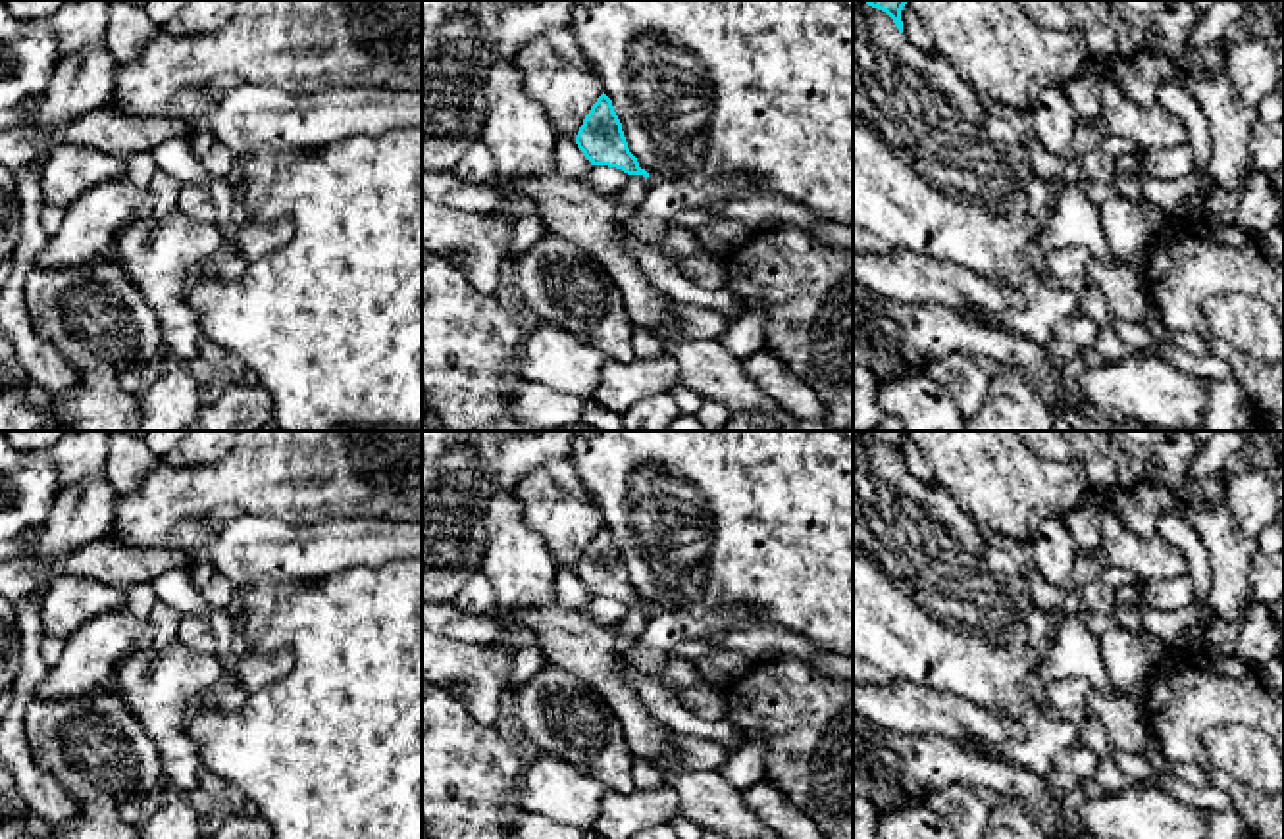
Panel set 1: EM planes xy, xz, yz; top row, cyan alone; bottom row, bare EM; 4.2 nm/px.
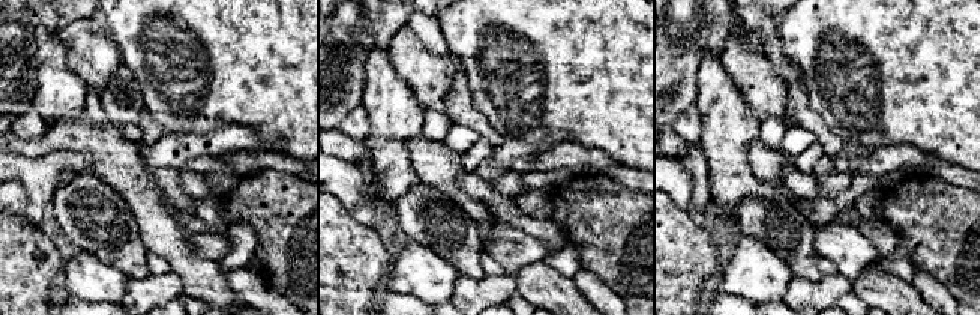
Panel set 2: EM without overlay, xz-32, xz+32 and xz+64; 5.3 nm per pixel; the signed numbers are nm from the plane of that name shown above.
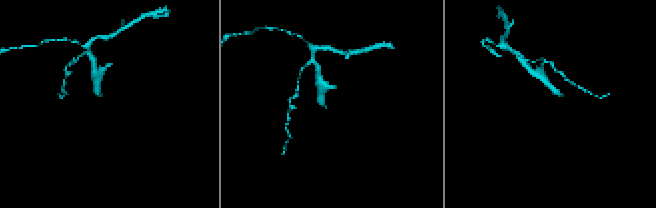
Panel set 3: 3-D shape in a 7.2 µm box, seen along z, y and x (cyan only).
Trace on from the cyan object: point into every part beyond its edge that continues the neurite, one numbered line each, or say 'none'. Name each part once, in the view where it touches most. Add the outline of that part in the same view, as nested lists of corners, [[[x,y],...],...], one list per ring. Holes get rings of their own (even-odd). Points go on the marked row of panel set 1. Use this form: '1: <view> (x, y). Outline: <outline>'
none

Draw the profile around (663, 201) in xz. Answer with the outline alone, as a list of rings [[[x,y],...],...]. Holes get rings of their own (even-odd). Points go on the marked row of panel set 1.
[[[733,175],[705,185],[693,185],[685,179],[655,181],[653,187],[647,187],[643,200],[635,208],[635,216],[670,223],[680,212],[701,206],[708,208],[743,192],[762,194],[766,189],[753,175]]]

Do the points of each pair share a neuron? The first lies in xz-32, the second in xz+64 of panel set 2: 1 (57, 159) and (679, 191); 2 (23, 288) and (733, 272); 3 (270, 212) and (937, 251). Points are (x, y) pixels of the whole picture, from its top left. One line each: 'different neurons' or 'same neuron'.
1: same neuron
2: different neurons
3: same neuron

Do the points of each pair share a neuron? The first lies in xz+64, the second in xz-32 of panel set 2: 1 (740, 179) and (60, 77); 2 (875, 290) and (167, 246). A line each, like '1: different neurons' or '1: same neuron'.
1: same neuron
2: same neuron

